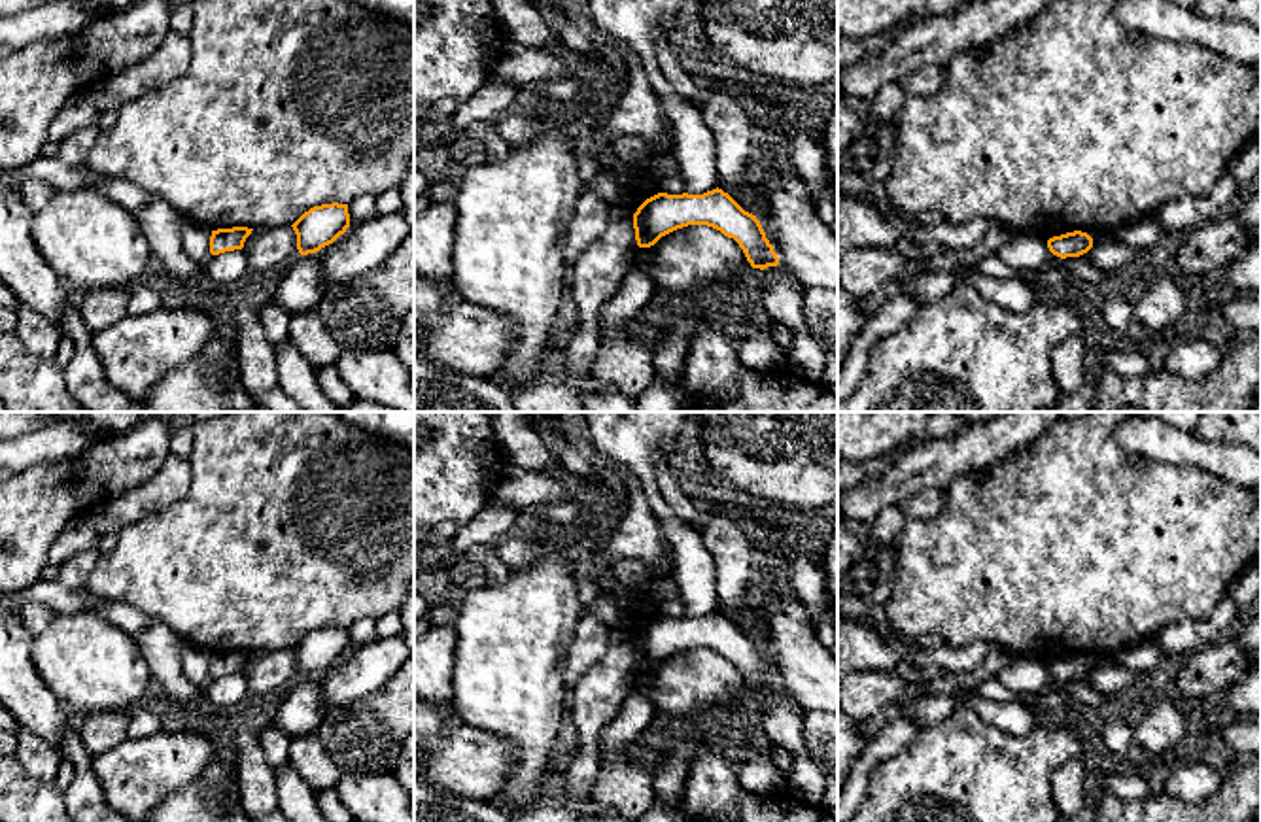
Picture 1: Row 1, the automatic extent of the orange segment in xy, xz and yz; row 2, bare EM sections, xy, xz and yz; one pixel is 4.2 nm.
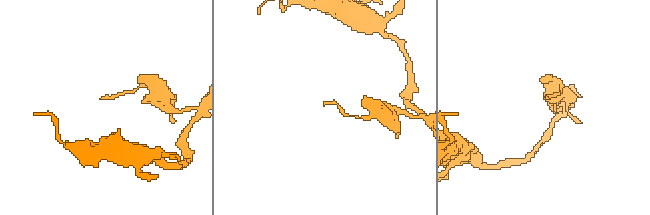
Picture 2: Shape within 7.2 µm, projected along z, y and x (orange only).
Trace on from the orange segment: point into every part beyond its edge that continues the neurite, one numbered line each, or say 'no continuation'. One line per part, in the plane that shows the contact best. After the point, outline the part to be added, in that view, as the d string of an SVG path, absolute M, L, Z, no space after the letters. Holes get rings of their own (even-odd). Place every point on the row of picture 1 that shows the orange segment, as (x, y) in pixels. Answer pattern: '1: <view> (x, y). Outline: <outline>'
no continuation

